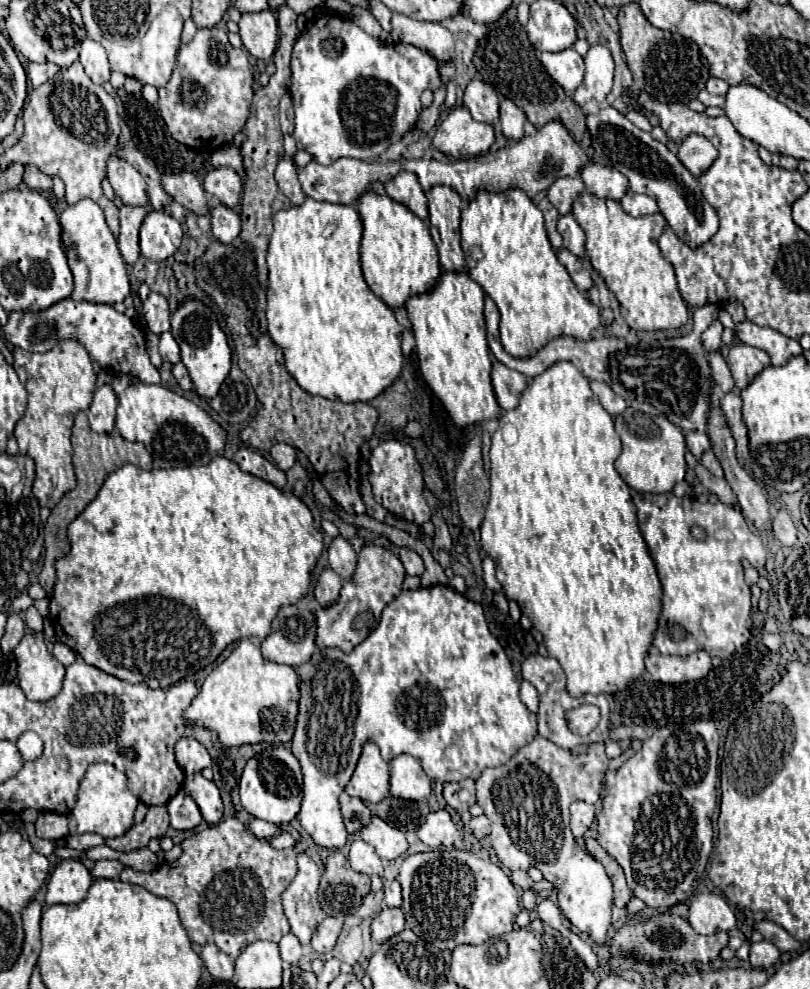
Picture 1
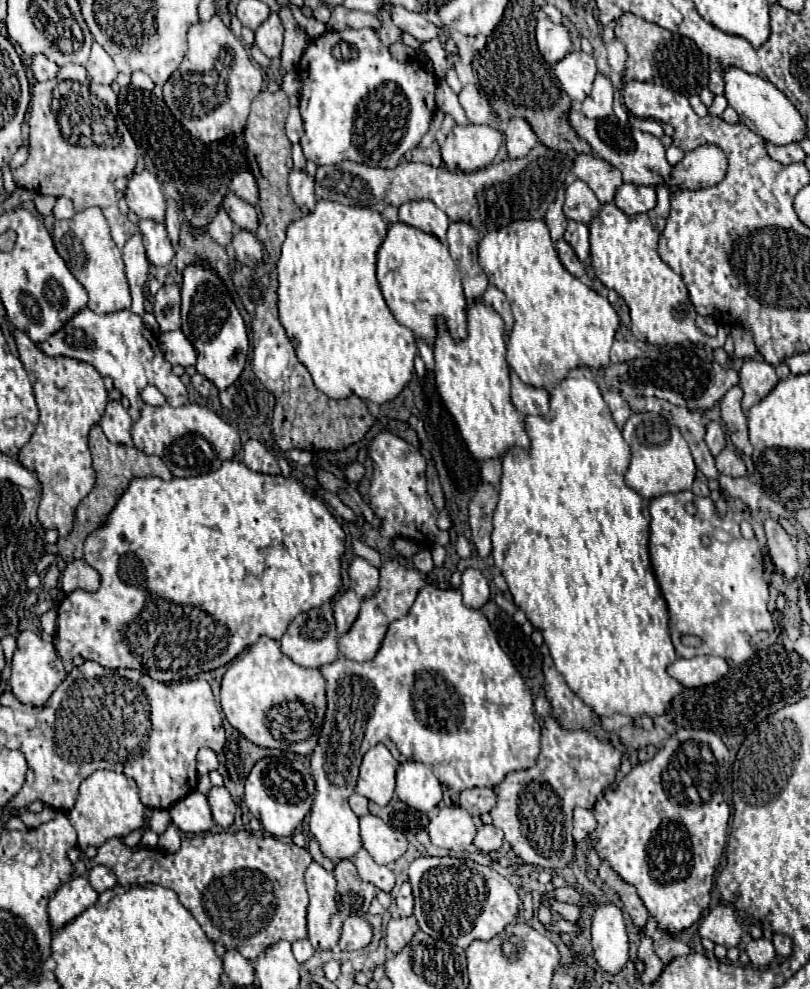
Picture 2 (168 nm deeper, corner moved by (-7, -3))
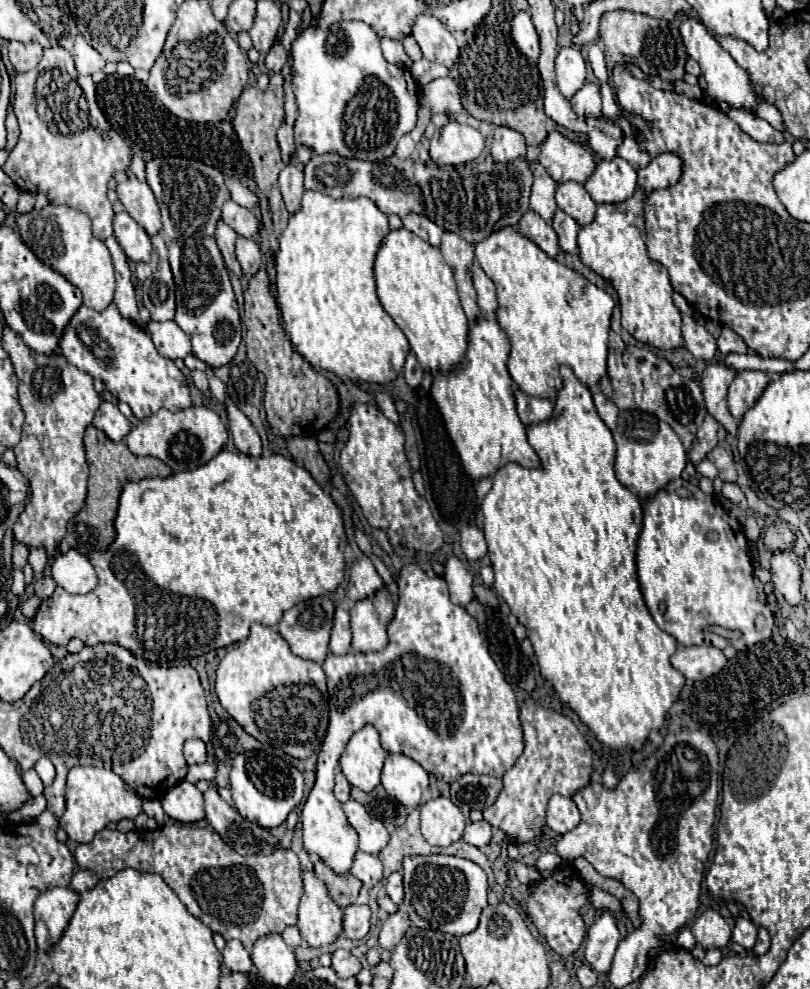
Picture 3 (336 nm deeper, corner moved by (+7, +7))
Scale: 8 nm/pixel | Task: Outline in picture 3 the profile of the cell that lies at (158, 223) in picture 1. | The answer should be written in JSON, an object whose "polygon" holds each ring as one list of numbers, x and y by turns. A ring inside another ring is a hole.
{"polygon":[[127,212,115,214,113,228,115,228,115,238,119,240,123,252,127,254,129,260,149,262,151,238]]}

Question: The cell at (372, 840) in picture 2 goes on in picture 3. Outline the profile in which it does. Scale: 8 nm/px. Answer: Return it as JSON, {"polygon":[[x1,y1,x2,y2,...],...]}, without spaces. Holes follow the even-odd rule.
{"polygon":[[347,800,343,804,343,812,347,814,349,824,359,834,359,850,369,854,379,854,389,842,389,832,381,820,369,816,369,812,357,800]]}

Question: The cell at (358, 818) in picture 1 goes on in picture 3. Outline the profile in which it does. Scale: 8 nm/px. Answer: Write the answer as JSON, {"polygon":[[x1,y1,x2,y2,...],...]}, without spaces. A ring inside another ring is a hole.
{"polygon":[[337,772,337,778,335,778,335,798,339,802,347,802,349,800,349,792,351,792,351,784,347,782,347,778]]}

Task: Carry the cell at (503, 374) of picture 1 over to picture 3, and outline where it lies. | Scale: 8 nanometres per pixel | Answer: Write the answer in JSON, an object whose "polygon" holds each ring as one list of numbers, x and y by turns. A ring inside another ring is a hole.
{"polygon":[[515,388,515,404,517,414,525,426,531,422,543,422,553,414,553,402,549,398,529,396,519,388]]}

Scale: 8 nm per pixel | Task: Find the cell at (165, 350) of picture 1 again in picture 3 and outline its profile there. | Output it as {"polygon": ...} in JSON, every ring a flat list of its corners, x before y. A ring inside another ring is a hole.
{"polygon":[[149,322,147,332,157,348,157,352,165,358,185,358,191,352,189,336,173,322]]}

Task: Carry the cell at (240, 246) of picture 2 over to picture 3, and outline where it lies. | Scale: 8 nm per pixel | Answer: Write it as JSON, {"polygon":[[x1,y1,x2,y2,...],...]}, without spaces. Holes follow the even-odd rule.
{"polygon":[[239,236,237,244,235,244,235,254,237,254,237,260,241,264,241,270,243,270,245,278,251,278,261,268,263,256,261,256,261,250,259,250,255,240]]}

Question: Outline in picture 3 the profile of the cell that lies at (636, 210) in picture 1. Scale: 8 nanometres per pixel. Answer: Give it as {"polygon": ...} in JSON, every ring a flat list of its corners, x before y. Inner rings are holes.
{"polygon":[[619,156,611,162,599,160,595,172,585,182,585,190,597,204,625,202,637,190,637,172,627,160]]}

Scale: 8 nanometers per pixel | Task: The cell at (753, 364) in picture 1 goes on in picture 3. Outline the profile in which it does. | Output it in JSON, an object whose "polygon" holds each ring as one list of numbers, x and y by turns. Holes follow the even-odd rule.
{"polygon":[[743,370,735,376,727,396,727,404,735,420,741,420,743,412,755,404,767,384,769,376,761,370]]}

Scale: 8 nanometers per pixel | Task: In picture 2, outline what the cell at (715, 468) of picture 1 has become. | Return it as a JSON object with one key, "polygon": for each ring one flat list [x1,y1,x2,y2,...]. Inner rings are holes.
{"polygon":[[725,448,725,450,715,458,715,464,717,464,717,470,719,470,721,474,727,474,727,476,733,476,733,478,747,476,747,468,745,468,741,456,739,456,733,448]]}

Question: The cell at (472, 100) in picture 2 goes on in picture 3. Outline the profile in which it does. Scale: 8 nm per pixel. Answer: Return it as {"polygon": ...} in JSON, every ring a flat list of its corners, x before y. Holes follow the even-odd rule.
{"polygon":[[437,78,425,86,421,86,421,104,429,106,431,112,461,112,461,94,457,82,453,78]]}

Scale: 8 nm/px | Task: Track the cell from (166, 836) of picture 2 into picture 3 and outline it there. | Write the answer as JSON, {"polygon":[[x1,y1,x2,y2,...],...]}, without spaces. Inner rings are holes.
{"polygon":[[143,800,143,812,149,816,149,818,155,818,159,824,163,822,163,808,157,800]]}

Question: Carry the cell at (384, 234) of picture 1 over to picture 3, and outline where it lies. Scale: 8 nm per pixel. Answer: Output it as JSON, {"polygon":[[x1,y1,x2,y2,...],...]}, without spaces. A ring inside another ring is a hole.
{"polygon":[[405,228,391,230,381,242,379,252,375,256,375,282,377,282,377,296,381,300,381,306,407,336,409,346,415,352,421,368,429,372,451,370,455,364,461,362,467,350,467,318,459,304,453,272,449,264,445,264,439,248,433,248,429,242,421,240,419,236,415,236]]}

